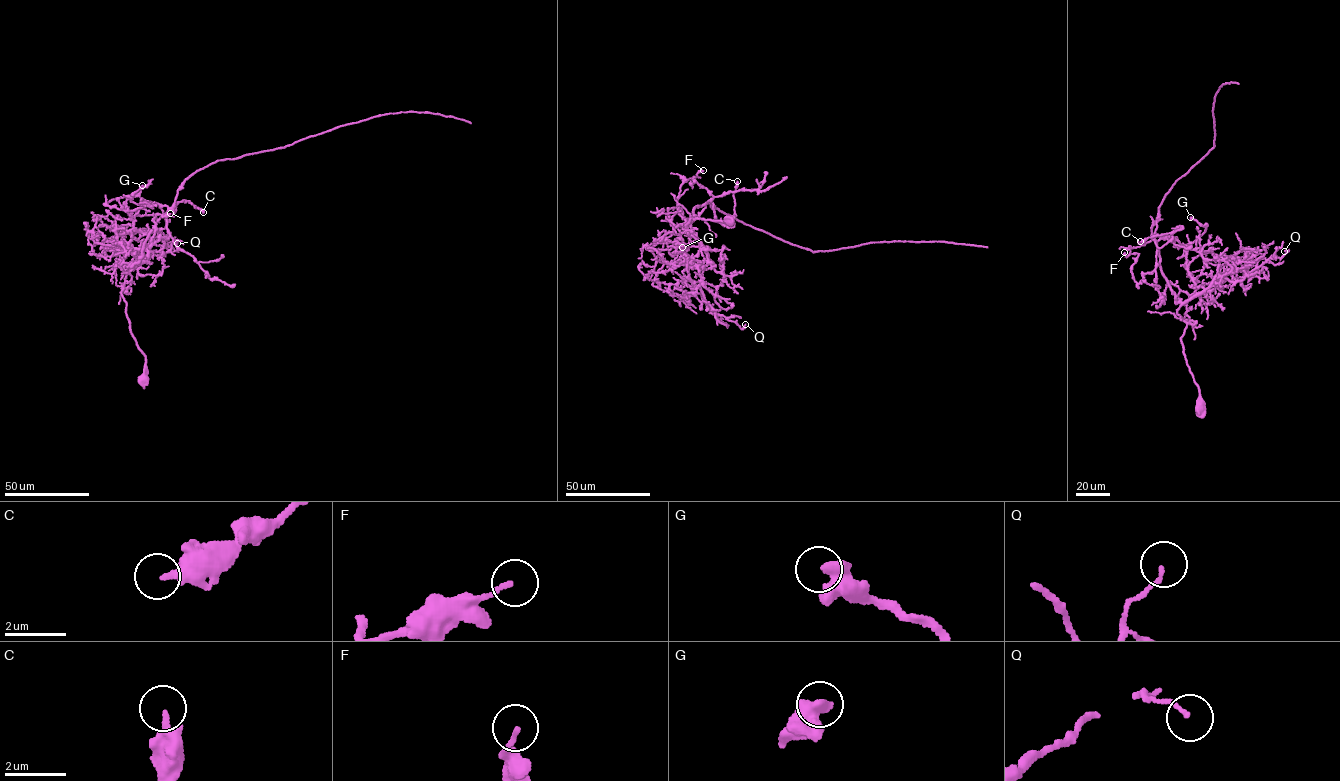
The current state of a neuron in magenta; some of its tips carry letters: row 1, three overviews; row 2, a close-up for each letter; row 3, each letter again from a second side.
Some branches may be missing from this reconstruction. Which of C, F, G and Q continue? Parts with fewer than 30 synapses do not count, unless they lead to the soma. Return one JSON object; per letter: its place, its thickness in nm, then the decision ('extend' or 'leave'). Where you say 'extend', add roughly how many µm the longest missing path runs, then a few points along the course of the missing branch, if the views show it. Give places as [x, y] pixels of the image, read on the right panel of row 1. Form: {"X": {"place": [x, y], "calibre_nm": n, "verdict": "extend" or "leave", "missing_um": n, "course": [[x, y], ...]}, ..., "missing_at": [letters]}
{"C": {"place": [1140, 241], "calibre_nm": 320, "verdict": "leave"}, "F": {"place": [1124, 252], "calibre_nm": 150, "verdict": "leave"}, "G": {"place": [1190, 217], "calibre_nm": 550, "verdict": "leave"}, "Q": {"place": [1284, 251], "calibre_nm": 120, "verdict": "leave"}, "missing_at": []}

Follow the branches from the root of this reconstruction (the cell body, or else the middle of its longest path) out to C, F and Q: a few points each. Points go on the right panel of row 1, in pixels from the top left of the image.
C: (1198, 409), (1199, 387), (1180, 339), (1182, 303), (1155, 243), (1161, 247), (1183, 226), (1140, 241)
F: (1198, 409), (1182, 303), (1158, 251), (1138, 284), (1131, 271), (1138, 254), (1124, 252)
Q: (1198, 409), (1199, 387), (1180, 339), (1186, 323), (1177, 309), (1216, 276), (1239, 281), (1289, 250), (1284, 251)

